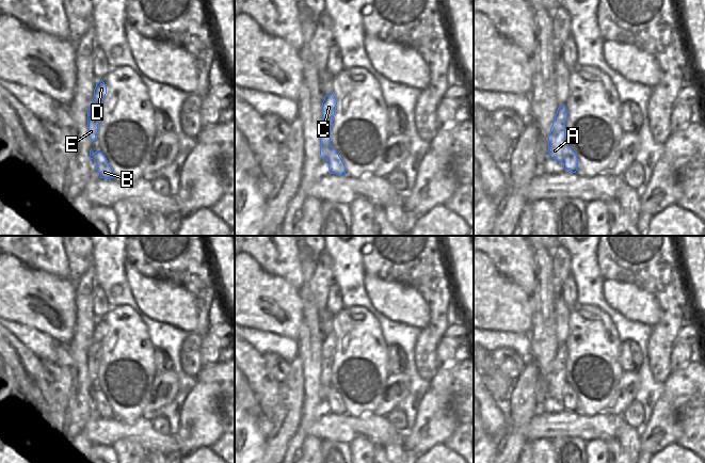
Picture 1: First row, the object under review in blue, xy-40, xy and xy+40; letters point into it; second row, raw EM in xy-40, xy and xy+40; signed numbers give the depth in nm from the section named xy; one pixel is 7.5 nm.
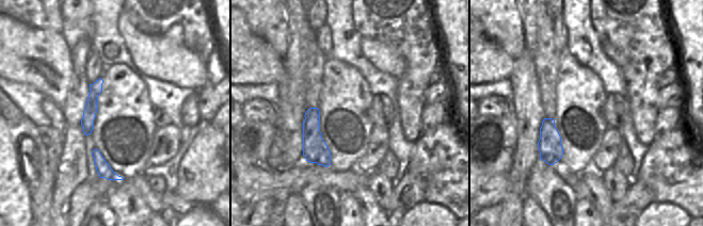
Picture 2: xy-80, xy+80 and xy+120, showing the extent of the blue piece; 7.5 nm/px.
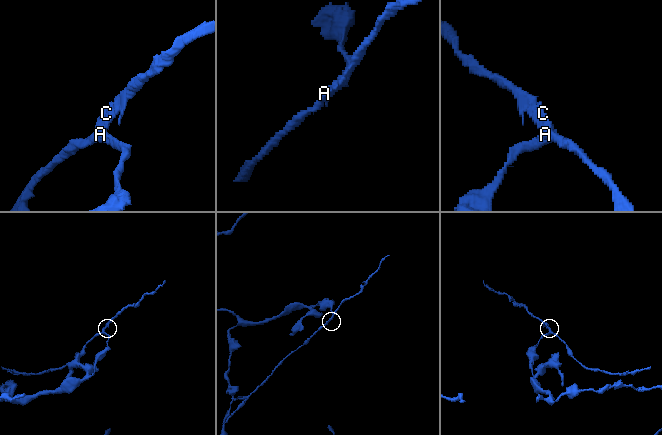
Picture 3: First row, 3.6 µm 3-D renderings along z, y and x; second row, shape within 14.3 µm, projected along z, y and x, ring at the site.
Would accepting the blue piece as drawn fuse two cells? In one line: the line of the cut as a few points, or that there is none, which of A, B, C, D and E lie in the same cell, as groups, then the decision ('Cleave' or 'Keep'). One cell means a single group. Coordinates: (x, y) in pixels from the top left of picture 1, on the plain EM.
Split along xy+40 (567, 384), (564, 397), (561, 400). Groups: A C D E / B. Cleave

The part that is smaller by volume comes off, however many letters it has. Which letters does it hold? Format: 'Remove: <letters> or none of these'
Remove: A, C, D, E

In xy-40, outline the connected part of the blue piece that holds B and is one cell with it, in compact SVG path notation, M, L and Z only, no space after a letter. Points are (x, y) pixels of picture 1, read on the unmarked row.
M92 388L90 389L90 398L93 398L96 401L96 410L100 414L100 417L115 417L115 414L102 392L99 389L93 392Z

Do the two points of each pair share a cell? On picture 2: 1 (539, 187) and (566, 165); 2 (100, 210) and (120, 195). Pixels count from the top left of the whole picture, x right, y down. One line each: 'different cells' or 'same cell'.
1: different cells
2: different cells

